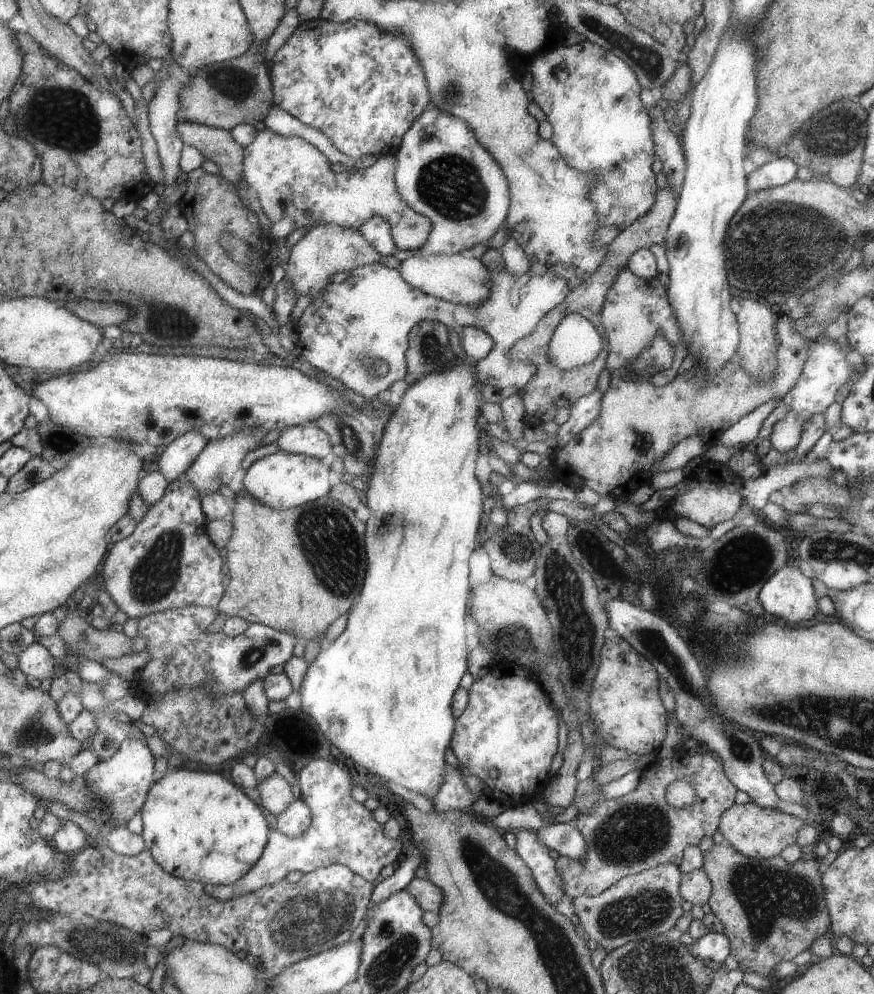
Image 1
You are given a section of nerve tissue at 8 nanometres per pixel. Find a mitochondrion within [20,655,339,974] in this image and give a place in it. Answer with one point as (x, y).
(93, 943)

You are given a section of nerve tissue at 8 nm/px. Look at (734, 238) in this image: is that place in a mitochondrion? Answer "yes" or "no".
yes

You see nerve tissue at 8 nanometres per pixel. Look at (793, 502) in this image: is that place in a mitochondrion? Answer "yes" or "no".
no

